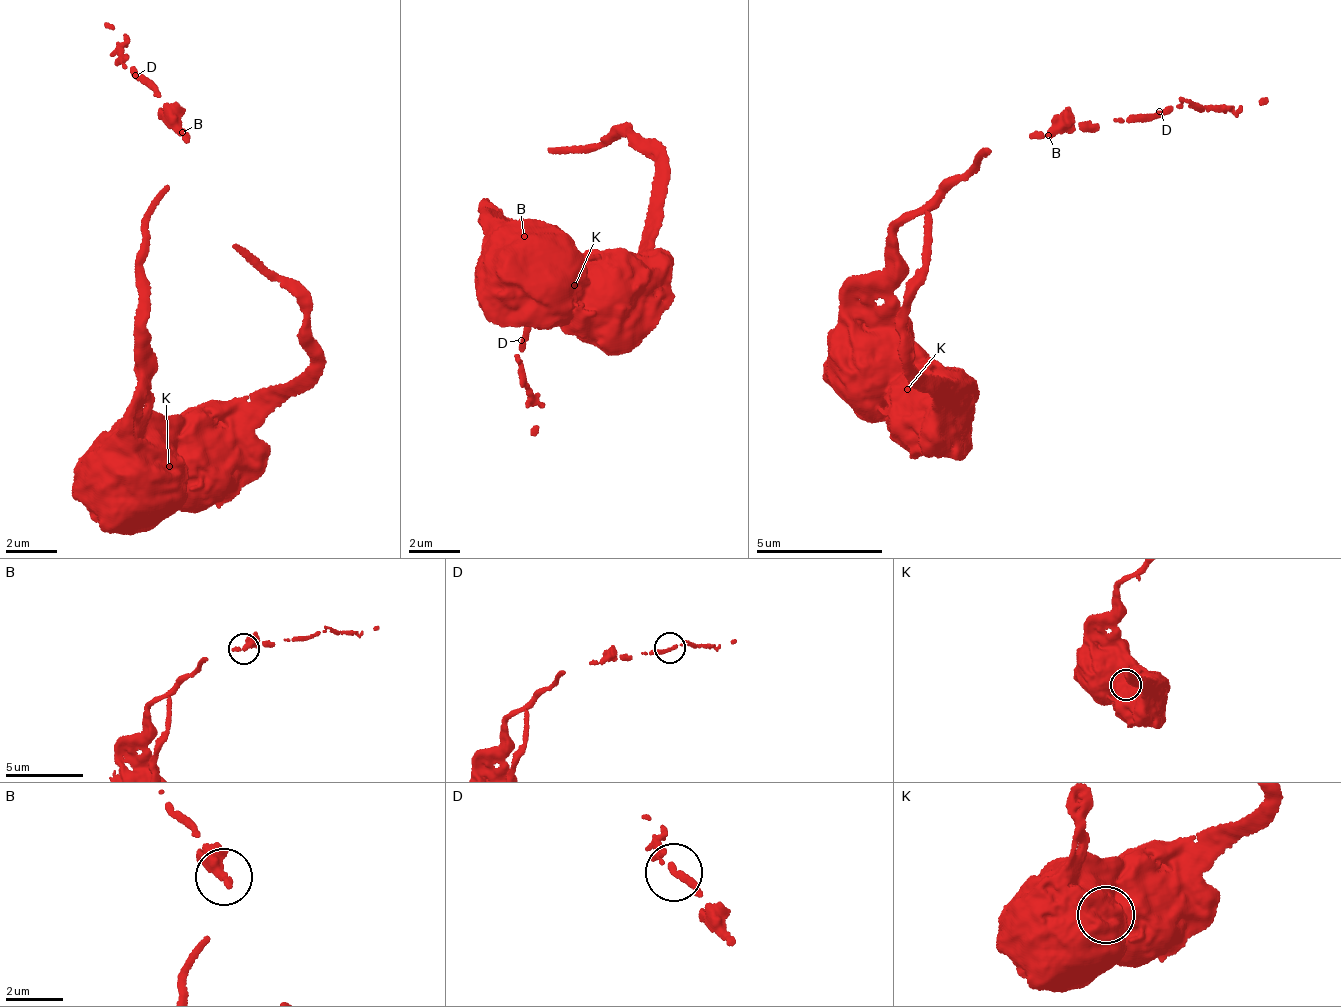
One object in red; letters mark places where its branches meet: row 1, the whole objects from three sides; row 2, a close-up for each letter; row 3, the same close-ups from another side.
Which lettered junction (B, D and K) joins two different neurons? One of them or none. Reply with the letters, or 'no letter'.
K

